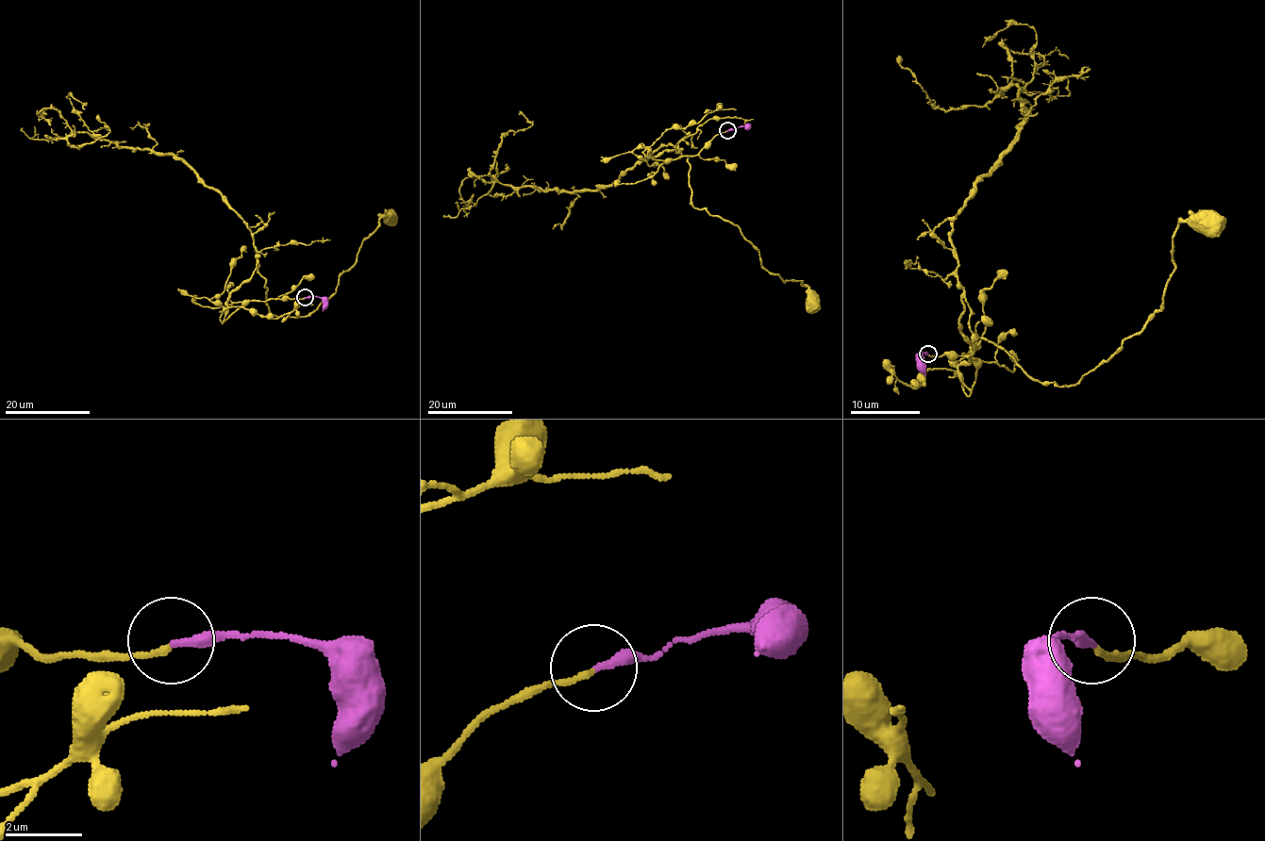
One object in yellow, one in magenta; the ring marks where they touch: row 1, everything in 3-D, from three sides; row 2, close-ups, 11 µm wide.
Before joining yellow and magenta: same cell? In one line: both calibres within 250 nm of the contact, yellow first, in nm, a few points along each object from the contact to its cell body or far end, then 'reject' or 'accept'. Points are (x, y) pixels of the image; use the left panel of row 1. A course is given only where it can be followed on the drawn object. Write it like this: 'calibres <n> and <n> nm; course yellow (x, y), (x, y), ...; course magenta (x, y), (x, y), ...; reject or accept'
calibres 150 and 240 nm; course yellow (304, 298), (248, 301), (224, 318), (228, 296), (257, 263), (268, 315), (311, 313), (387, 216); course magenta (304, 297), (319, 297), (324, 305), (323, 310); accept

